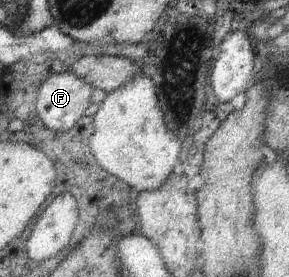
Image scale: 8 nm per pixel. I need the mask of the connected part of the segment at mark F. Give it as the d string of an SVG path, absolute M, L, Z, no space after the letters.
M71 70L53 74L39 88L38 115L51 130L67 132L85 117L93 90L85 78Z

